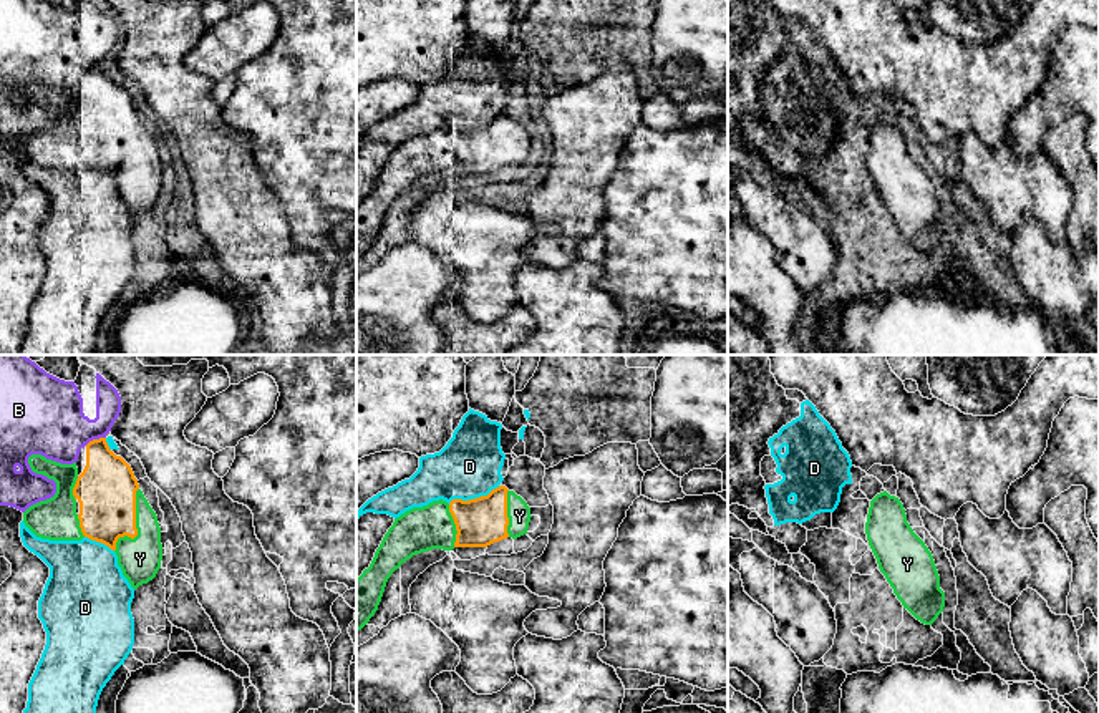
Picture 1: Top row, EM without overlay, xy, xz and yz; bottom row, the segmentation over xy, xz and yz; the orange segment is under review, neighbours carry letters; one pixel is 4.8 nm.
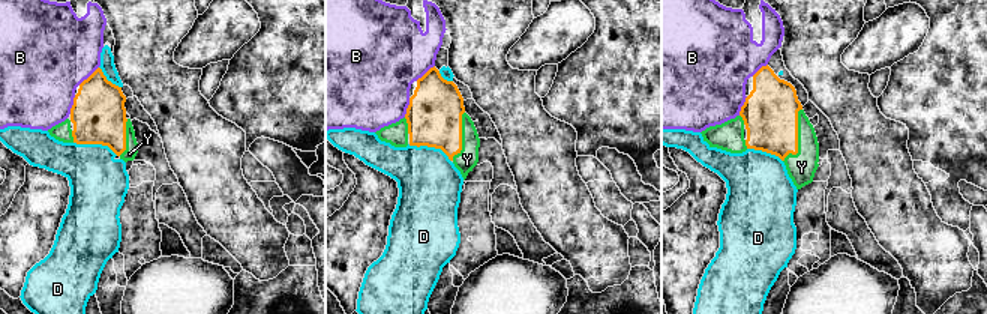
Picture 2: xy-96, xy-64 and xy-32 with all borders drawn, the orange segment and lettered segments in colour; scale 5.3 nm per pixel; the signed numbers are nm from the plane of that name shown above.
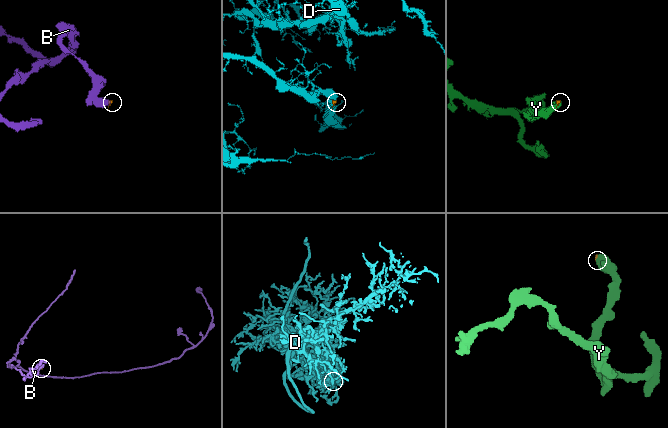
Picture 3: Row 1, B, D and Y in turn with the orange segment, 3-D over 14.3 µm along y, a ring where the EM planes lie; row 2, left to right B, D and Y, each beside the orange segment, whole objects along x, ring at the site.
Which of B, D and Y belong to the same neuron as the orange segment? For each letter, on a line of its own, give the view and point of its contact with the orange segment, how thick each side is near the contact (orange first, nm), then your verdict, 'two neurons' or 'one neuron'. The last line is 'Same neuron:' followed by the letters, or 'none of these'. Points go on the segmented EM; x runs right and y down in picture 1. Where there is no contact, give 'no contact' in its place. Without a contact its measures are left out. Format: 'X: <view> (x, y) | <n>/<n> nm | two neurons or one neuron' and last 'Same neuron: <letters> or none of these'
B: xy (95, 440) | 280/340 nm | two neurons
D: xz (473, 499) | 240/300 nm | two neurons
Y: xy (135, 526) | 280/200 nm | one neuron
Same neuron: Y

